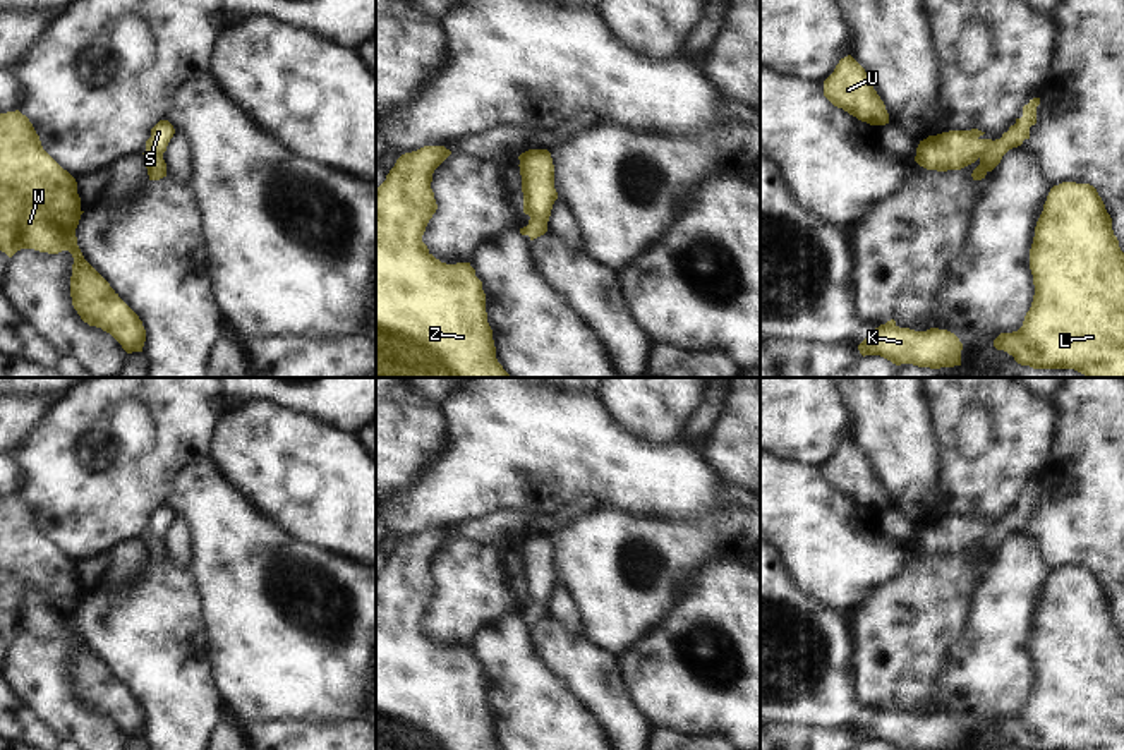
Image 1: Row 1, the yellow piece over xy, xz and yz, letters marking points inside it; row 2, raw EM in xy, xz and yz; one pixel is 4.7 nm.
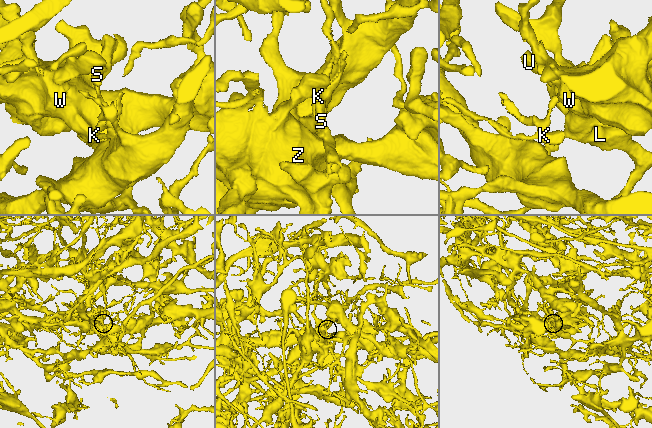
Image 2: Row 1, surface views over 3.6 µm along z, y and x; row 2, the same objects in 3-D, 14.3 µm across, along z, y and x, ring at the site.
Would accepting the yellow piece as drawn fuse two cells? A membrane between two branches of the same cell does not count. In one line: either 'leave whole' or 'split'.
split

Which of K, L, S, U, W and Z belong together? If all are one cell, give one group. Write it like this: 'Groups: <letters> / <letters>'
Groups: K / L S U W Z

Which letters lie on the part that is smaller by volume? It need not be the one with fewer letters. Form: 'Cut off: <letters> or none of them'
Cut off: K

